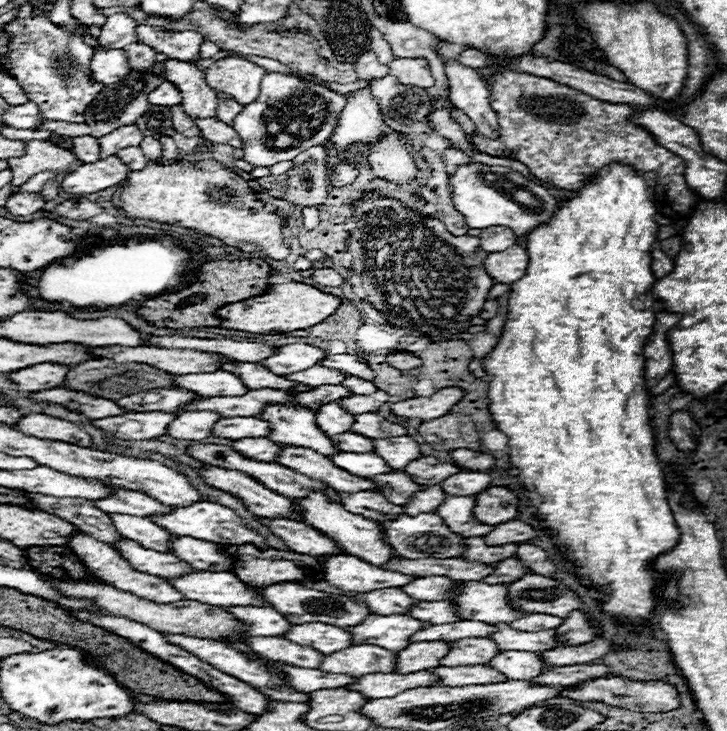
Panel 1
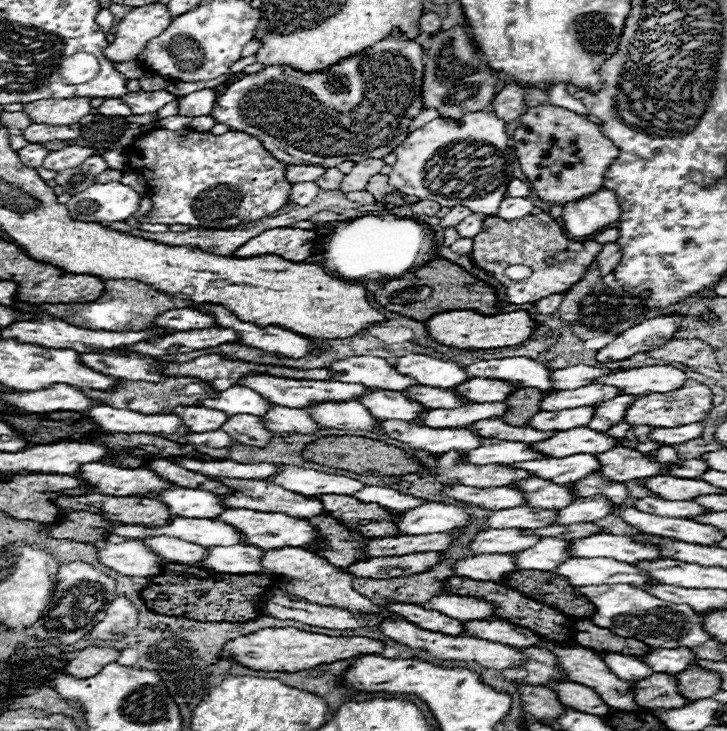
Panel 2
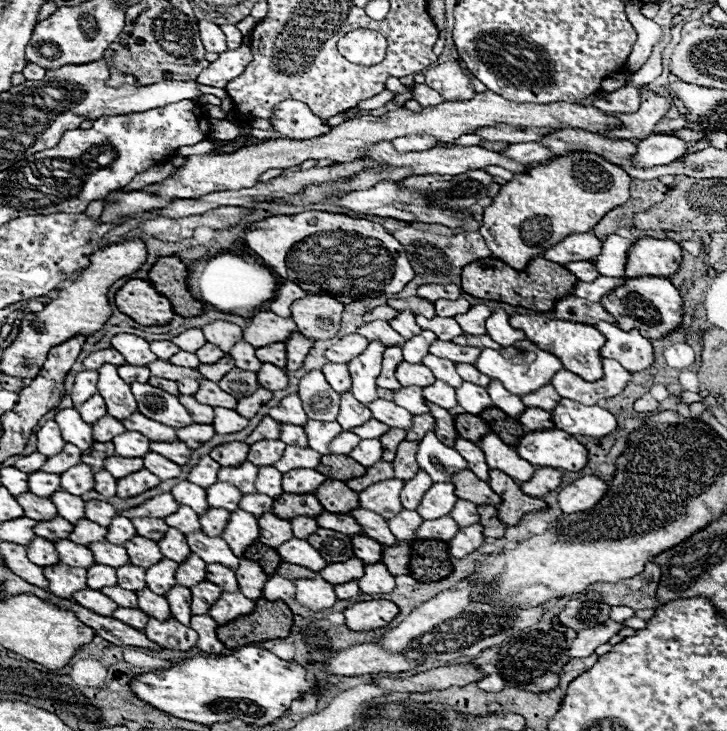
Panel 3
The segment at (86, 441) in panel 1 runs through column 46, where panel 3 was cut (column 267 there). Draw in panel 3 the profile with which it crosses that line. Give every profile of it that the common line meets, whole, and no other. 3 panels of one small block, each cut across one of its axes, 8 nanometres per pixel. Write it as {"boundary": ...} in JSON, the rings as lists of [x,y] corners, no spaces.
{"boundary":[[[264,416],[264,420],[256,426],[256,430],[246,438],[248,444],[258,442],[260,438],[280,438],[280,424],[274,422],[270,416]]]}

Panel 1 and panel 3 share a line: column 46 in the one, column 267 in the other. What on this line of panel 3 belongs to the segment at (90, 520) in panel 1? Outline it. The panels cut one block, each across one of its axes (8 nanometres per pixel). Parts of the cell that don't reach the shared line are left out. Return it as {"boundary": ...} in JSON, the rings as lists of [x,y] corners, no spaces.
{"boundary":[[[244,494],[240,498],[240,508],[248,510],[250,514],[256,514],[256,518],[260,518],[264,512],[272,512],[272,502],[274,502],[274,498],[266,496],[266,494]]]}

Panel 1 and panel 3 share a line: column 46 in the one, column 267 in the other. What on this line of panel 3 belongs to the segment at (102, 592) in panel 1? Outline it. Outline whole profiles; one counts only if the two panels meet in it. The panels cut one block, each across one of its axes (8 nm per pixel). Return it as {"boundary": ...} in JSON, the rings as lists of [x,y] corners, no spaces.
{"boundary":[[[246,558],[240,560],[240,566],[236,568],[236,578],[238,578],[242,594],[246,598],[252,598],[252,600],[256,600],[256,598],[262,596],[264,582],[268,580],[268,576],[264,574],[264,570],[256,562],[246,560]]]}

